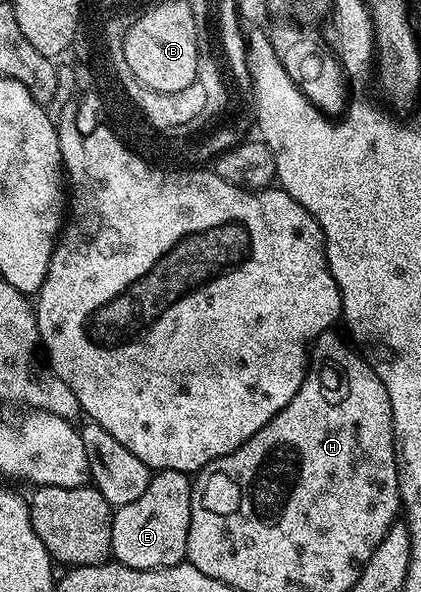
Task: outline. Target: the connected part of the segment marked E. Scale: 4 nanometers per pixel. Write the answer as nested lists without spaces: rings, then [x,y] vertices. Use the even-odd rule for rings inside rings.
[[[165,468],[152,477],[146,491],[126,506],[115,509],[112,513],[112,555],[117,564],[125,564],[134,570],[158,570],[175,564],[185,563],[188,555],[188,535],[190,534],[190,498],[192,480],[189,473]]]

